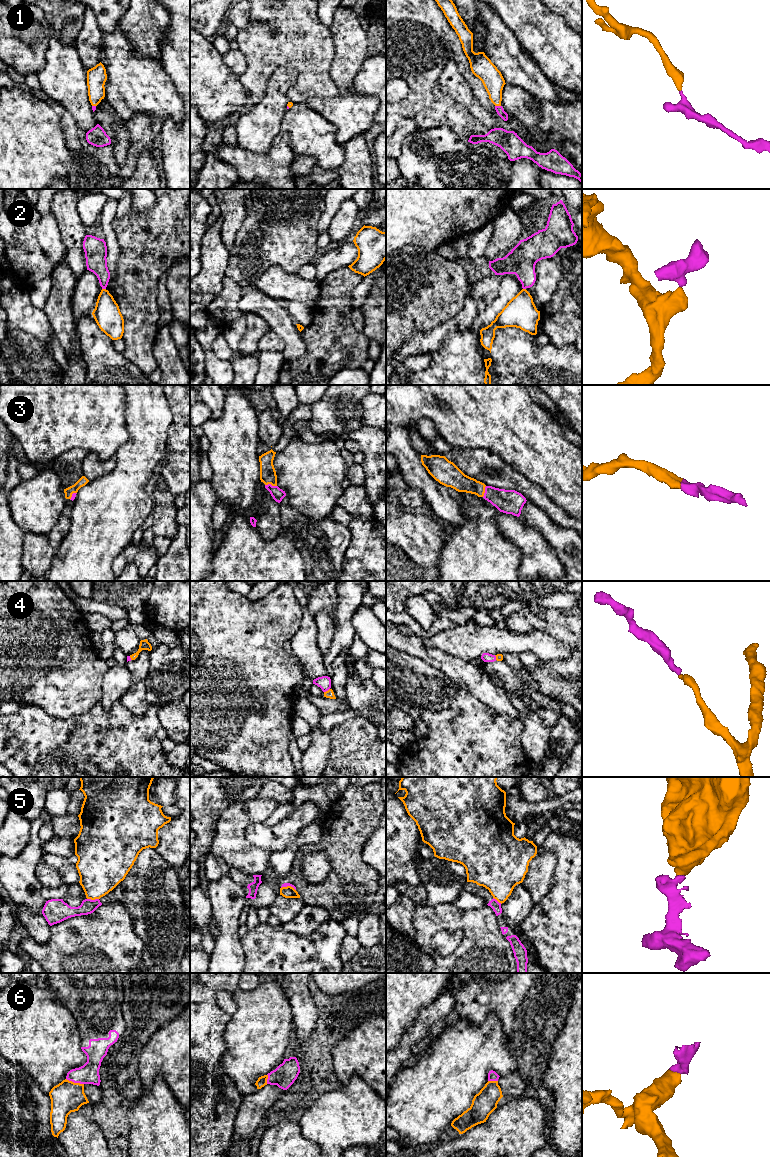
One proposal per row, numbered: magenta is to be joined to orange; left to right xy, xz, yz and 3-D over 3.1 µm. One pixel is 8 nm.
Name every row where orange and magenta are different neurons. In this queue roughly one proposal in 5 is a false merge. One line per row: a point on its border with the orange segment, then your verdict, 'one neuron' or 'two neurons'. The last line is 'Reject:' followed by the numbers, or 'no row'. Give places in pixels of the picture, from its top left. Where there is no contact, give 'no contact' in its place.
1: yz (498, 105) | one neuron
2: xy (104, 289) | two neurons
3: xz (271, 484) | one neuron
4: xz (326, 691) | one neuron
5: xy (93, 899) | two neurons
6: xy (75, 1083) | one neuron
Reject: 2, 5

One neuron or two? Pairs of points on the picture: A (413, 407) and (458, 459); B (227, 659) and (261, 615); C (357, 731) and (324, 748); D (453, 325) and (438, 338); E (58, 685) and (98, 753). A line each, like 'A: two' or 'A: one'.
A: two
B: one
C: two
D: one
E: two

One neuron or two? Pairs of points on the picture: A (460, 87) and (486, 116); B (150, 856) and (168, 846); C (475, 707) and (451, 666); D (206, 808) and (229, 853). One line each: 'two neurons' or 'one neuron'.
A: one neuron
B: two neurons
C: two neurons
D: two neurons

